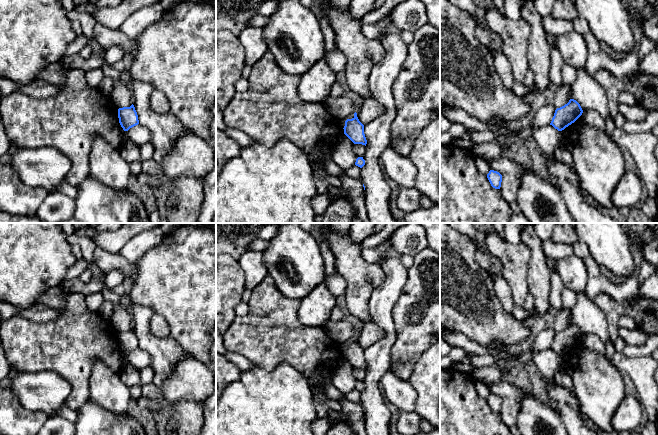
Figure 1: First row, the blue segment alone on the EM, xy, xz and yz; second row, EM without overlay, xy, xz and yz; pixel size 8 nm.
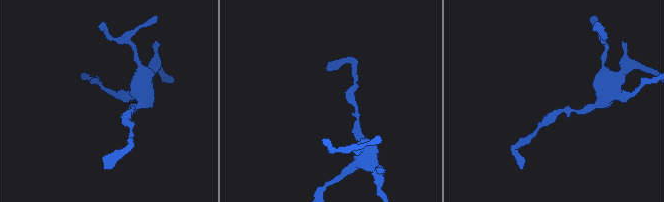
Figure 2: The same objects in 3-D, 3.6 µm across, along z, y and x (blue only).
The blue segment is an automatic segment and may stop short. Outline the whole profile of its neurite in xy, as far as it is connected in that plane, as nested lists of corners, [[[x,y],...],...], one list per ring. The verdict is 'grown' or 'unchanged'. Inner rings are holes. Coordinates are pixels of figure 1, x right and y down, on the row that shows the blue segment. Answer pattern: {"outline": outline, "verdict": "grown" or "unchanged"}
{"outline": [[[133,104],[130,107],[119,108],[118,118],[124,131],[128,131],[139,124],[138,115]]], "verdict": "unchanged"}

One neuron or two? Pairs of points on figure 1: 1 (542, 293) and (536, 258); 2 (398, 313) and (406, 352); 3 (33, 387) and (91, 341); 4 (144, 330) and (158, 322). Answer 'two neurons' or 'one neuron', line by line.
1: one neuron
2: one neuron
3: two neurons
4: two neurons

